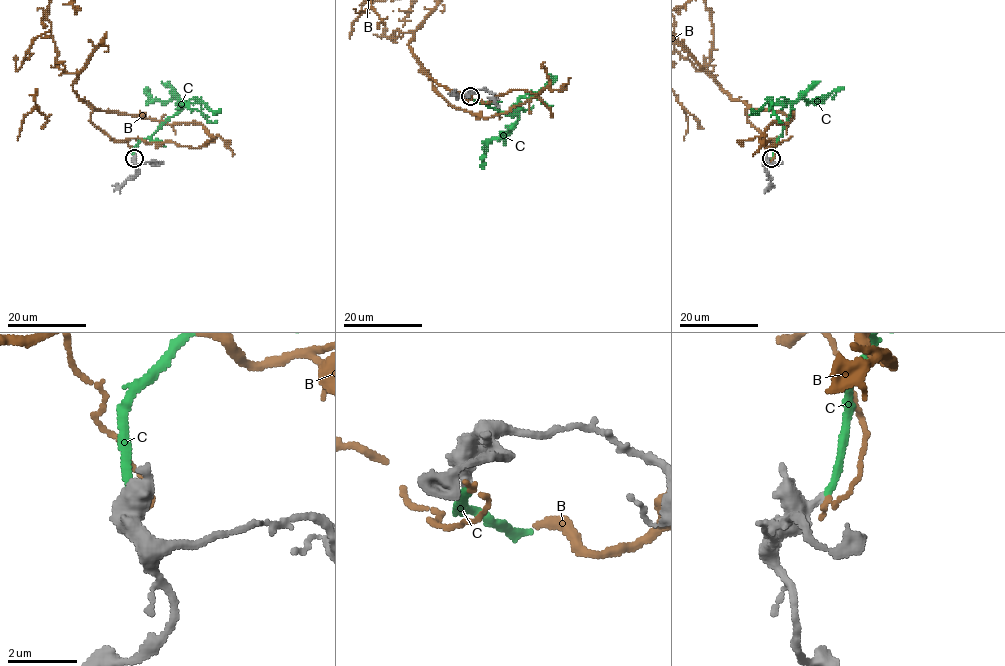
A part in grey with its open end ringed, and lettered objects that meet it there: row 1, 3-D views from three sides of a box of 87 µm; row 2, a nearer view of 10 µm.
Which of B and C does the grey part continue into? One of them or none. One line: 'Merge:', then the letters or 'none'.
Merge: C

